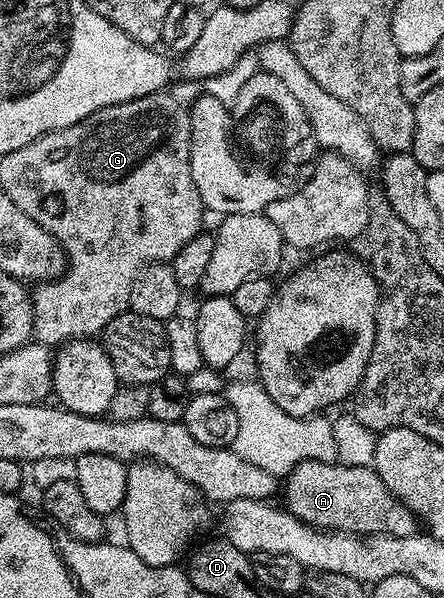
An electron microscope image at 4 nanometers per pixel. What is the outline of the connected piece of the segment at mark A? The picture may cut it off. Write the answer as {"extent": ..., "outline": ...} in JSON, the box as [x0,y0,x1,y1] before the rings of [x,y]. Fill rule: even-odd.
{"extent":[281,459,421,537],"outline":[[[310,459],[299,463],[287,474],[281,487],[282,495],[286,511],[320,531],[409,537],[421,527],[415,514],[389,490],[371,467],[350,467],[338,461],[322,463]]]}

